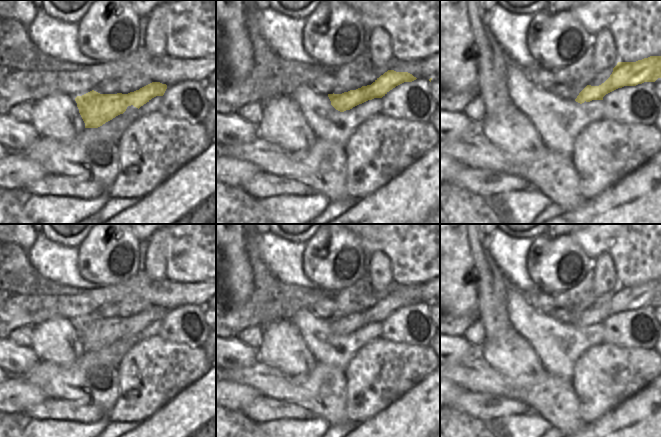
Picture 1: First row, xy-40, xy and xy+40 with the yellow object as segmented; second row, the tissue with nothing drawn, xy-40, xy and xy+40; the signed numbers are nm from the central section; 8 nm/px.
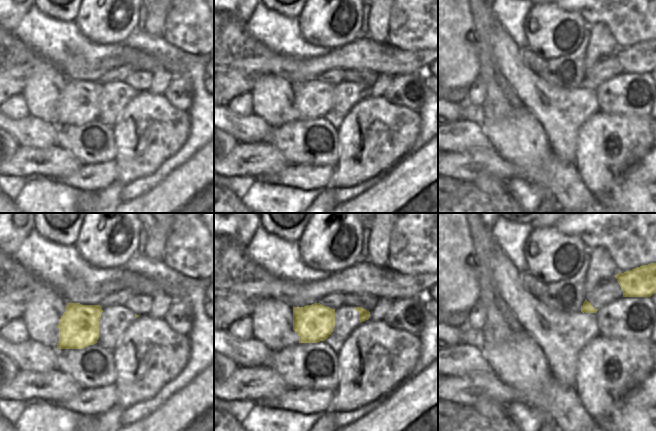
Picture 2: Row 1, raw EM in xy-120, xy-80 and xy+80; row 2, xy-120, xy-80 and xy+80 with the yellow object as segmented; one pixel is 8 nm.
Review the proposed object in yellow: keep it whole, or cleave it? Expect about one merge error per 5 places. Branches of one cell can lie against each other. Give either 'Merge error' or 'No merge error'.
Merge error

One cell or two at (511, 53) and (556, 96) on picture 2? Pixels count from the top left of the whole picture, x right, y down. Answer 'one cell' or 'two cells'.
one cell

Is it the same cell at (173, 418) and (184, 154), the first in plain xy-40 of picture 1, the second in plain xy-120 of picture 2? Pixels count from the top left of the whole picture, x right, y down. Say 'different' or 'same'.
different

